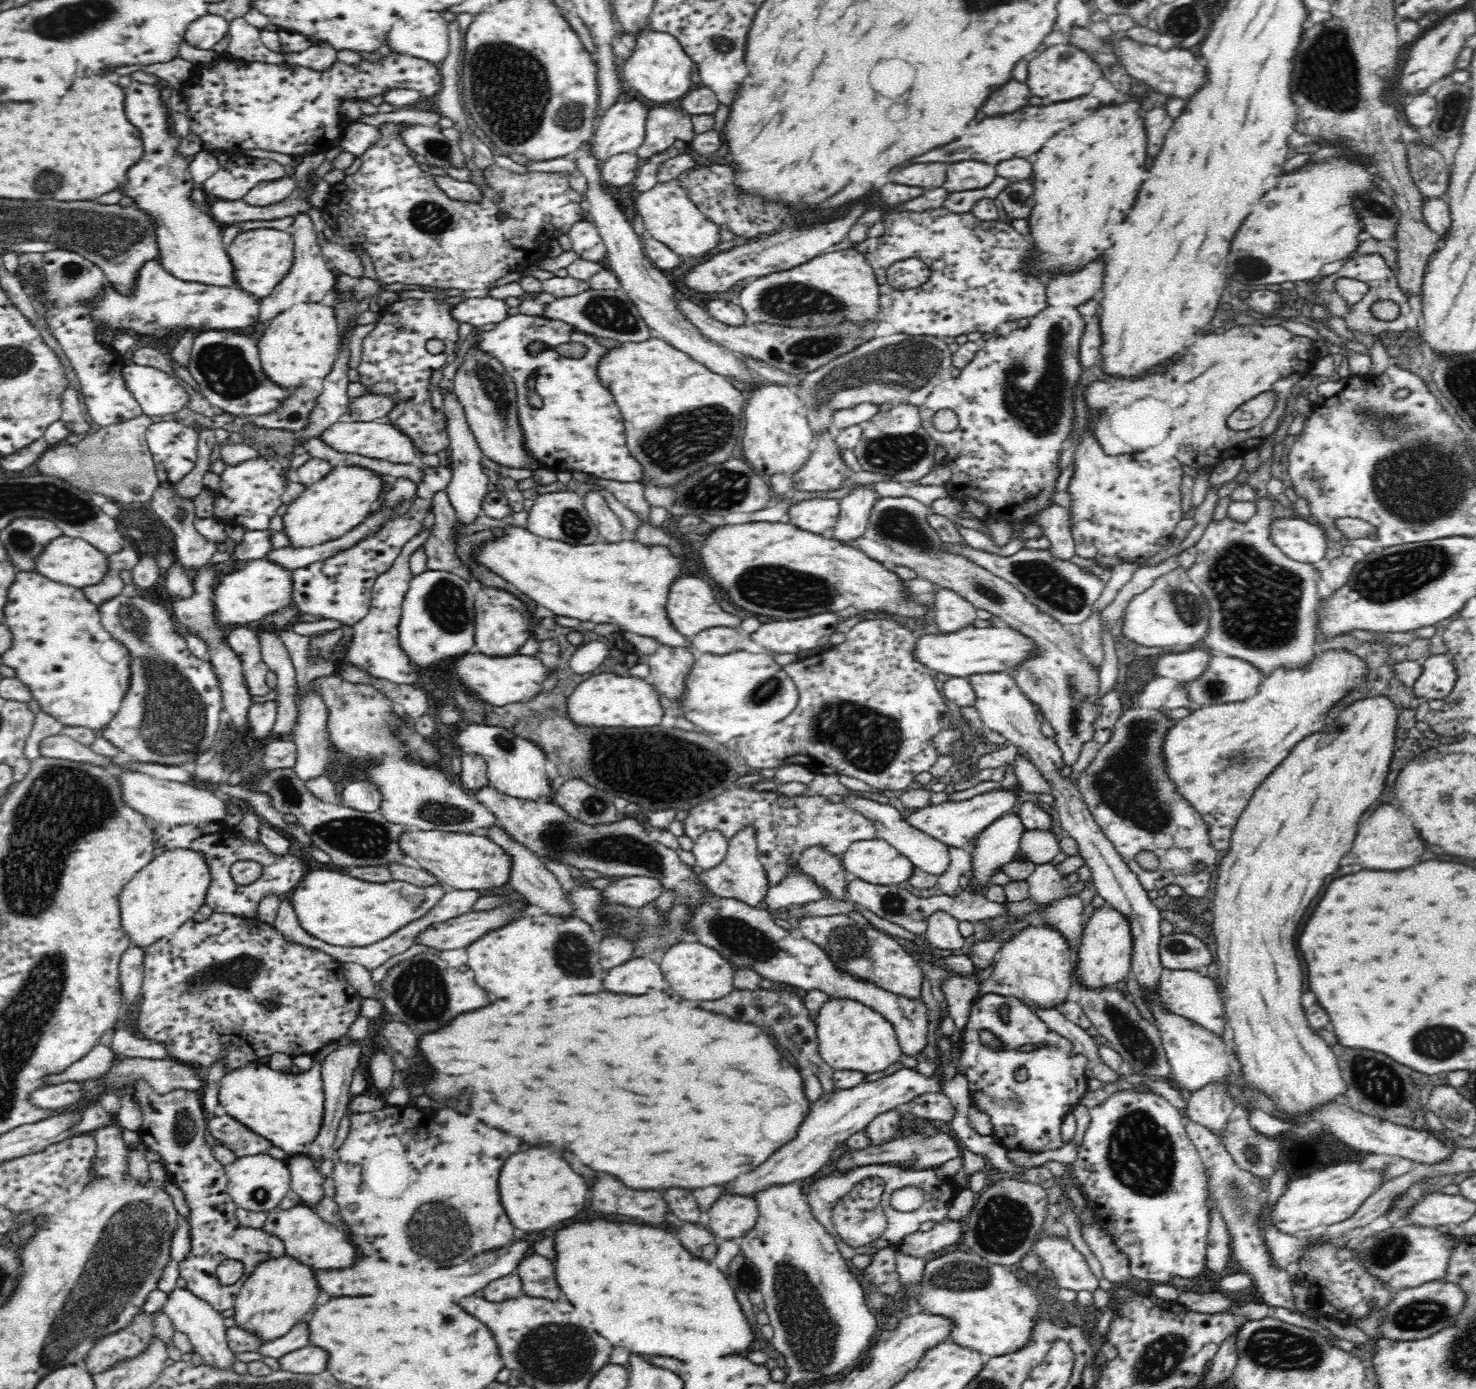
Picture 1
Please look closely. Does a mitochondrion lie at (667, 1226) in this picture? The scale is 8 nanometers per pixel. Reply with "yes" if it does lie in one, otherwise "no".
no

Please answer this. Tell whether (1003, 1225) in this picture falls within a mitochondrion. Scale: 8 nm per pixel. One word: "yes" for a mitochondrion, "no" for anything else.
yes

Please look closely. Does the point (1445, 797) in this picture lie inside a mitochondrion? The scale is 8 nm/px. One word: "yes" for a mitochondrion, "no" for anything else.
yes

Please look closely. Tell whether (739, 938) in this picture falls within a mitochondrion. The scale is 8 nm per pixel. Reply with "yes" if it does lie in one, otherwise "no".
yes

